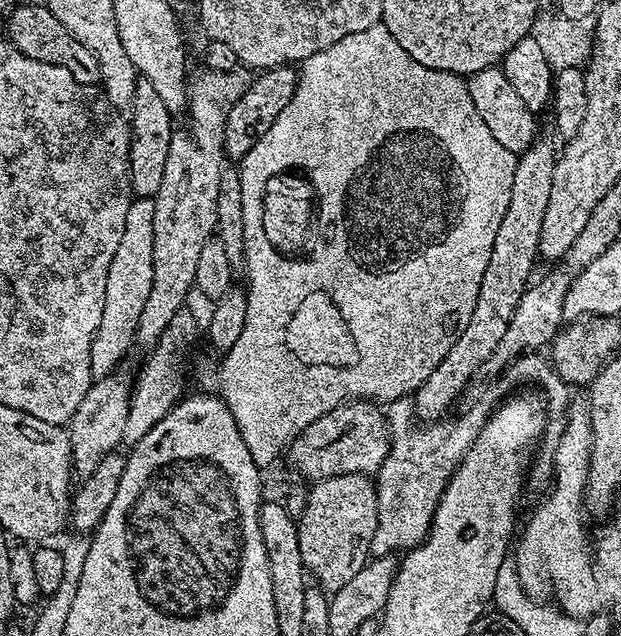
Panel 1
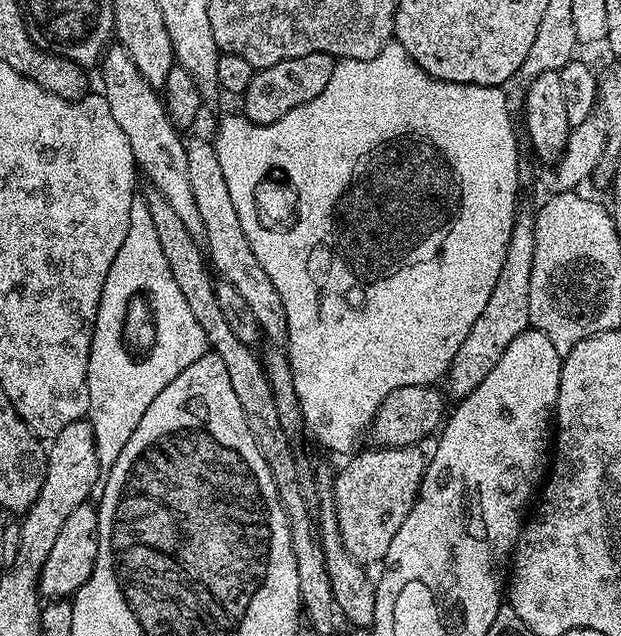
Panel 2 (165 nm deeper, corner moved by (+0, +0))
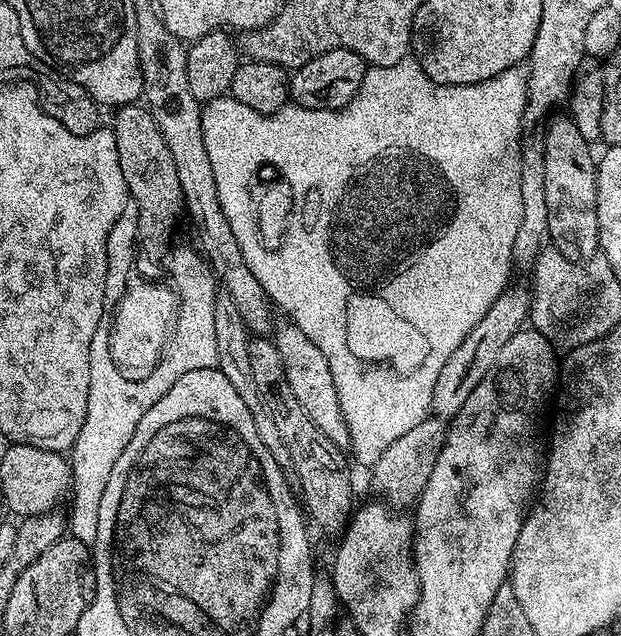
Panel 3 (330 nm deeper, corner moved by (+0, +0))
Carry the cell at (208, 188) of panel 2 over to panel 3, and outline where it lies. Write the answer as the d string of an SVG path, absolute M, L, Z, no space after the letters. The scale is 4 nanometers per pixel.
M291 322L277 323L274 328L274 343L282 358L282 366L286 370L286 382L290 382L290 391L294 394L294 399L306 410L306 415L310 417L310 422L344 450L349 447L348 427L346 418L342 414L342 406L338 402L338 390L334 386L334 374L330 374L330 362L326 362L326 354L298 330L298 326Z

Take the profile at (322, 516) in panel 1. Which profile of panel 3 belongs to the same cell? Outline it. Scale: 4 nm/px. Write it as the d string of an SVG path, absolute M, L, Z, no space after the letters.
M429 415L427 420L418 422L414 430L409 430L398 438L391 446L382 450L382 458L371 465L372 484L381 501L395 506L397 509L405 509L415 505L417 499L426 490L426 482L430 482L430 474L434 471L434 462L438 462L438 454L442 454L442 446L446 442L448 424L441 417Z

